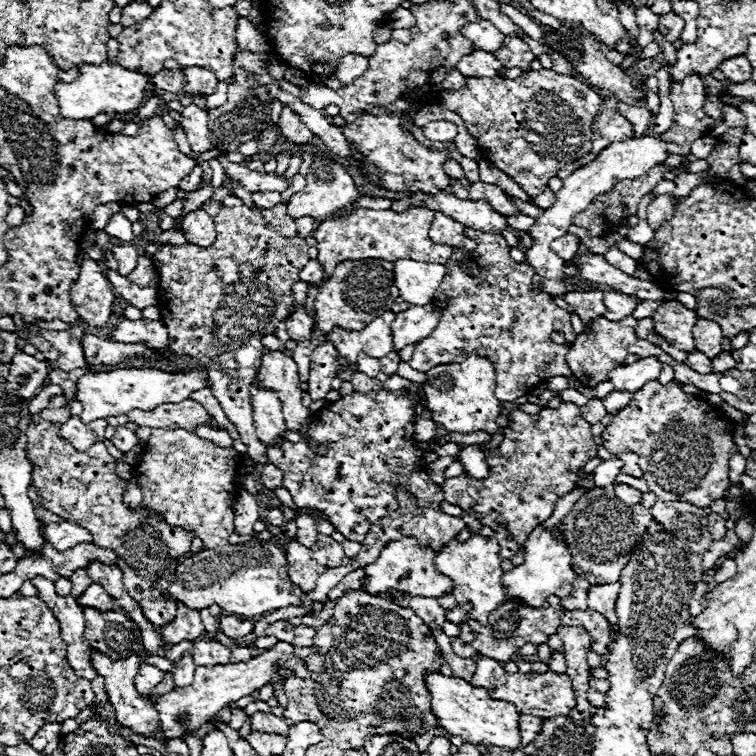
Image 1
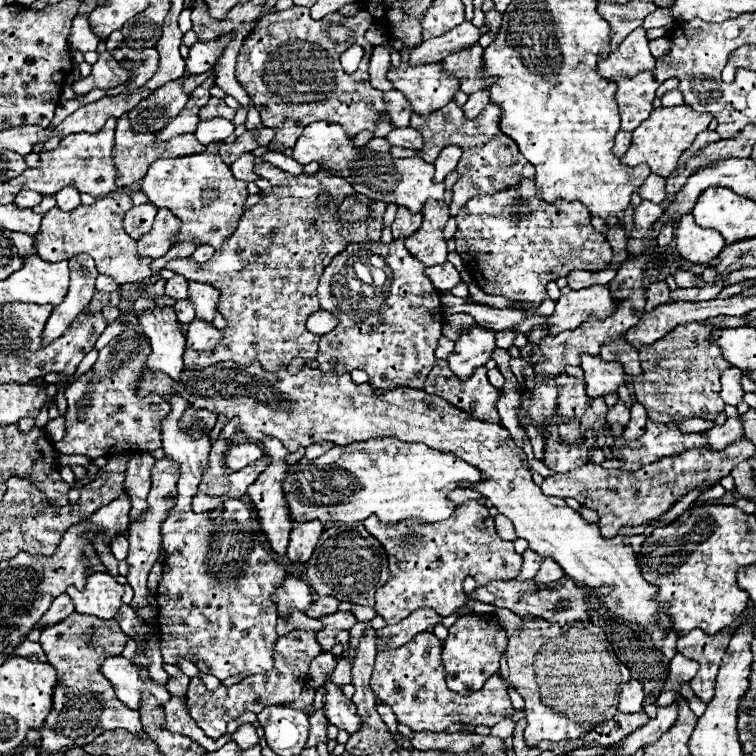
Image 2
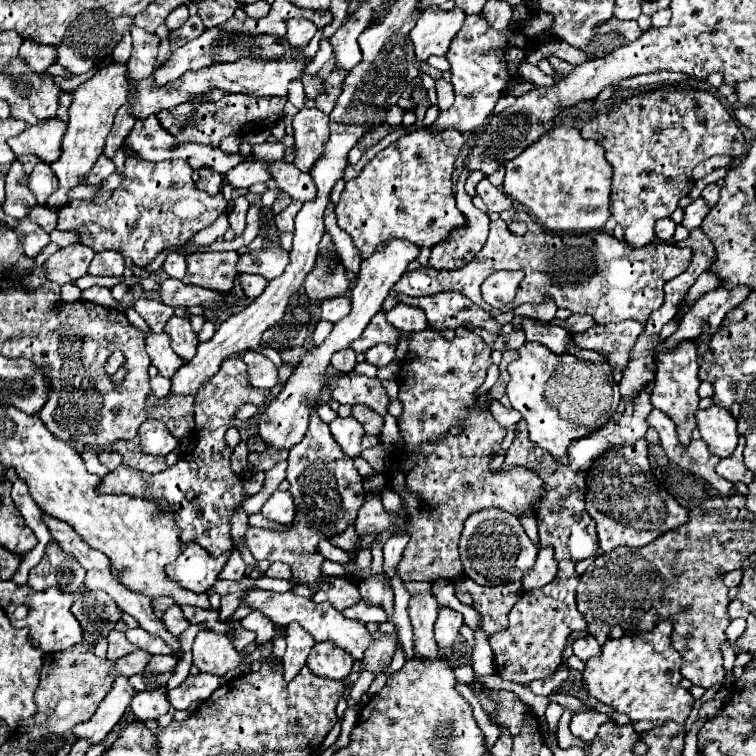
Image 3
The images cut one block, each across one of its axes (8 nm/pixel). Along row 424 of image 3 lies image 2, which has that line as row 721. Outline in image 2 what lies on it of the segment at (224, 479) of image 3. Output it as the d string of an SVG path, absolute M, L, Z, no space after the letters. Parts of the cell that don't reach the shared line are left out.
M296 630L288 636L278 638L274 648L274 668L272 672L266 672L264 676L252 676L244 678L234 686L220 686L218 690L208 690L200 676L190 678L190 686L186 692L186 704L190 708L190 716L196 720L196 724L204 730L204 734L212 740L218 740L224 732L230 720L236 720L244 712L262 712L268 704L282 704L292 702L300 696L306 680L310 662L322 652L320 644L316 642L316 634Z

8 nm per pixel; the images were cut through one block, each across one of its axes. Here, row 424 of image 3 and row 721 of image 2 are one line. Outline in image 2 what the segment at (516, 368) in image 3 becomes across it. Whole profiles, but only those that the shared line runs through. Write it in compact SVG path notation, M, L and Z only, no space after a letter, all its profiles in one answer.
M522 616L522 620L524 624L520 632L516 632L508 642L506 660L510 666L508 680L526 702L524 714L528 726L524 736L528 744L538 744L540 740L576 740L578 736L590 732L590 728L600 724L600 720L608 720L608 716L616 712L620 688L630 678L630 672L614 654L604 630L600 626L594 626L592 622L558 626L538 616Z

